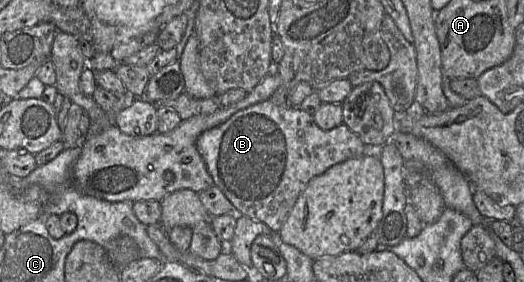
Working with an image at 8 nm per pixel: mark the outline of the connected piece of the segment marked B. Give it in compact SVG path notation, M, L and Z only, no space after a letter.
M270 99L240 110L221 125L204 131L198 137L196 146L206 164L209 174L213 178L214 186L217 186L236 208L238 212L236 215L237 219L238 217L246 216L253 220L260 221L266 224L272 232L279 232L291 210L293 209L298 197L314 177L323 174L336 164L363 156L365 149L365 144L362 142L359 136L353 133L345 124L342 123L334 129L323 131L316 125L313 116L309 115L304 110L301 110L298 107L285 109L275 105Z

